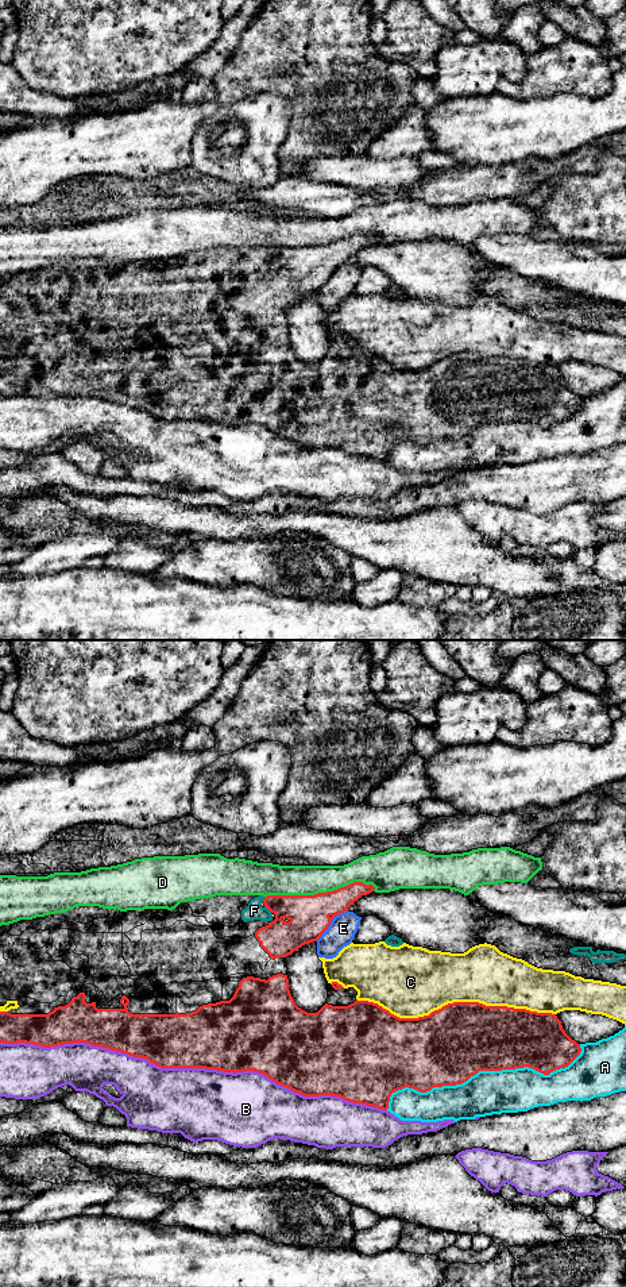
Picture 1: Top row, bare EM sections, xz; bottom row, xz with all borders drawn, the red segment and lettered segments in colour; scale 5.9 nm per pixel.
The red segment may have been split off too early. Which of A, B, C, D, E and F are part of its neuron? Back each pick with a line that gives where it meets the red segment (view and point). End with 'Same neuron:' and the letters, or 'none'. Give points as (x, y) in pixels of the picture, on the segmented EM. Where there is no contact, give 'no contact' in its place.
Same neuron: none

